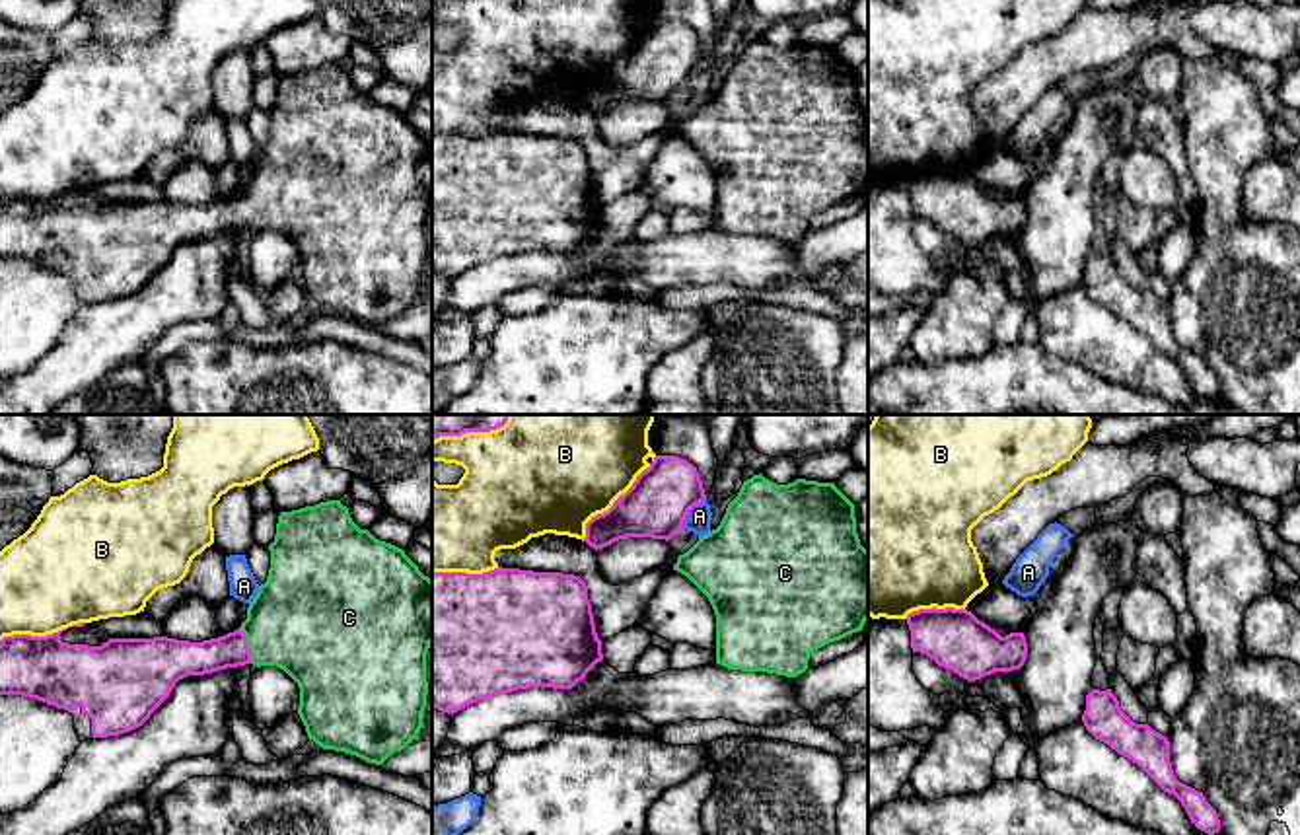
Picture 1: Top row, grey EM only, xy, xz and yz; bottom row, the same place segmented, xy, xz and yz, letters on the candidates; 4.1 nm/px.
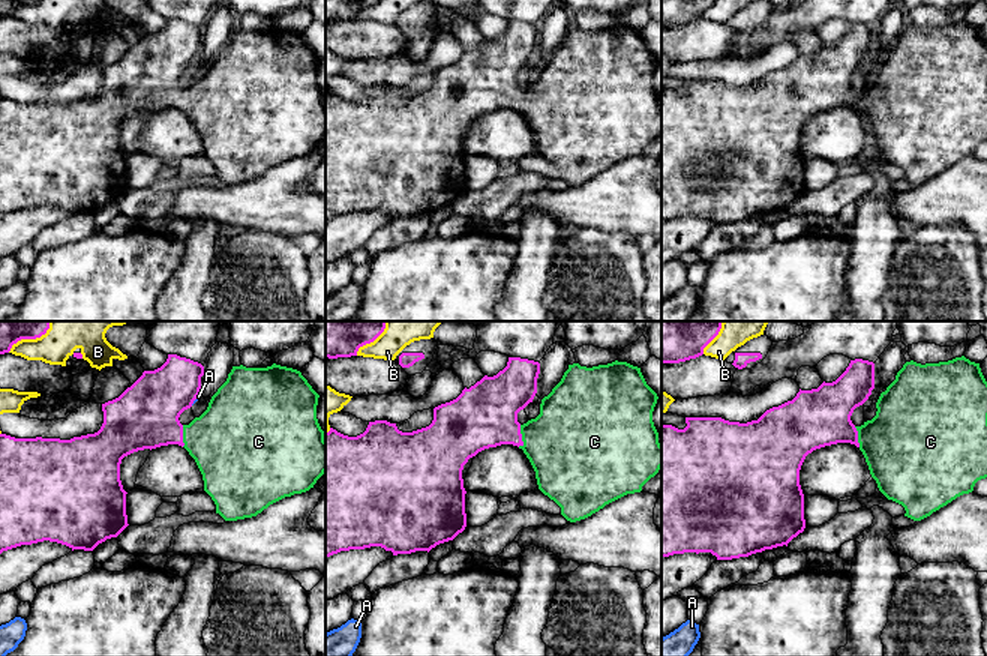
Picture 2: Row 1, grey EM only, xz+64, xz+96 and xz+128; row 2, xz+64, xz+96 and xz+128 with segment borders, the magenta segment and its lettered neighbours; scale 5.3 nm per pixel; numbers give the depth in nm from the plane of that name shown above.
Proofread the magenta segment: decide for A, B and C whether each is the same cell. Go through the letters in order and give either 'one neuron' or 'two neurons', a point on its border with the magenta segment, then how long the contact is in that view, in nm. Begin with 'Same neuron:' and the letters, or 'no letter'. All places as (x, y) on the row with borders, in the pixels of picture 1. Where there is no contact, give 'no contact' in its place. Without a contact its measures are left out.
Same neuron: C
A: two neurons | xz (687, 512) | 160 nm
B: two neurons | xz (615, 501) | 460 nm
C: one neuron | xy (246, 647) | 150 nm

